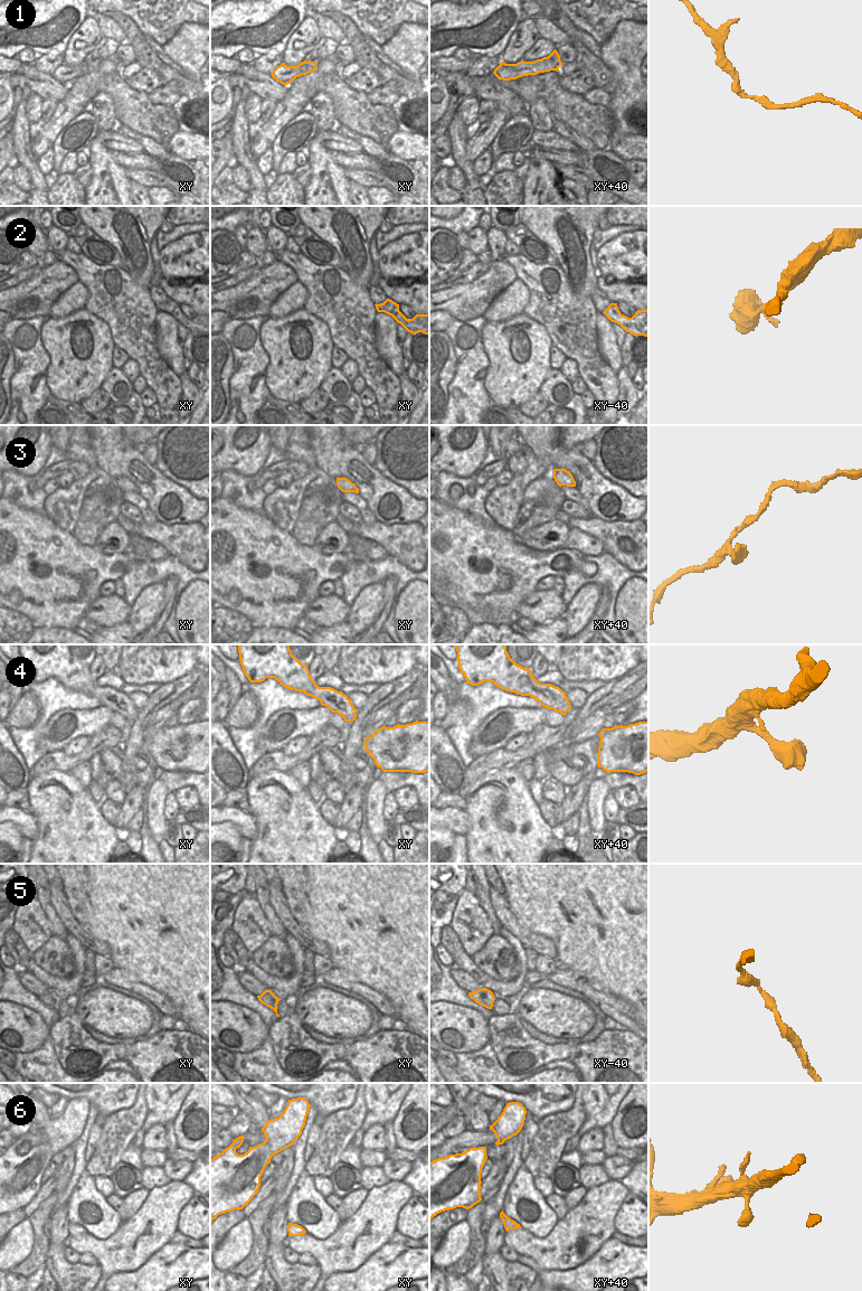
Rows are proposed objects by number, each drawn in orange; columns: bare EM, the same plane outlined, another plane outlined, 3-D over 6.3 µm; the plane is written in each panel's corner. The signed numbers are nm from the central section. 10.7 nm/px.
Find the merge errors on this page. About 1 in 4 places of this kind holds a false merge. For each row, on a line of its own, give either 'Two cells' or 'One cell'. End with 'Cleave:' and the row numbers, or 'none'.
1: One cell
2: One cell
3: One cell
4: One cell
5: One cell
6: One cell
Cleave: none.

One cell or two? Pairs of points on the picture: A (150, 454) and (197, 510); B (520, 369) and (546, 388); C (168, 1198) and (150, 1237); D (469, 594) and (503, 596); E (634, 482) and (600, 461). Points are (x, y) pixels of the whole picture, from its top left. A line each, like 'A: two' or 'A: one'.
A: two
B: two
C: one
D: one
E: one

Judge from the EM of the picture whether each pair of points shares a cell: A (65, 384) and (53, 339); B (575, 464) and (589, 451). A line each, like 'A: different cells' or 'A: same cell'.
A: same cell
B: different cells

